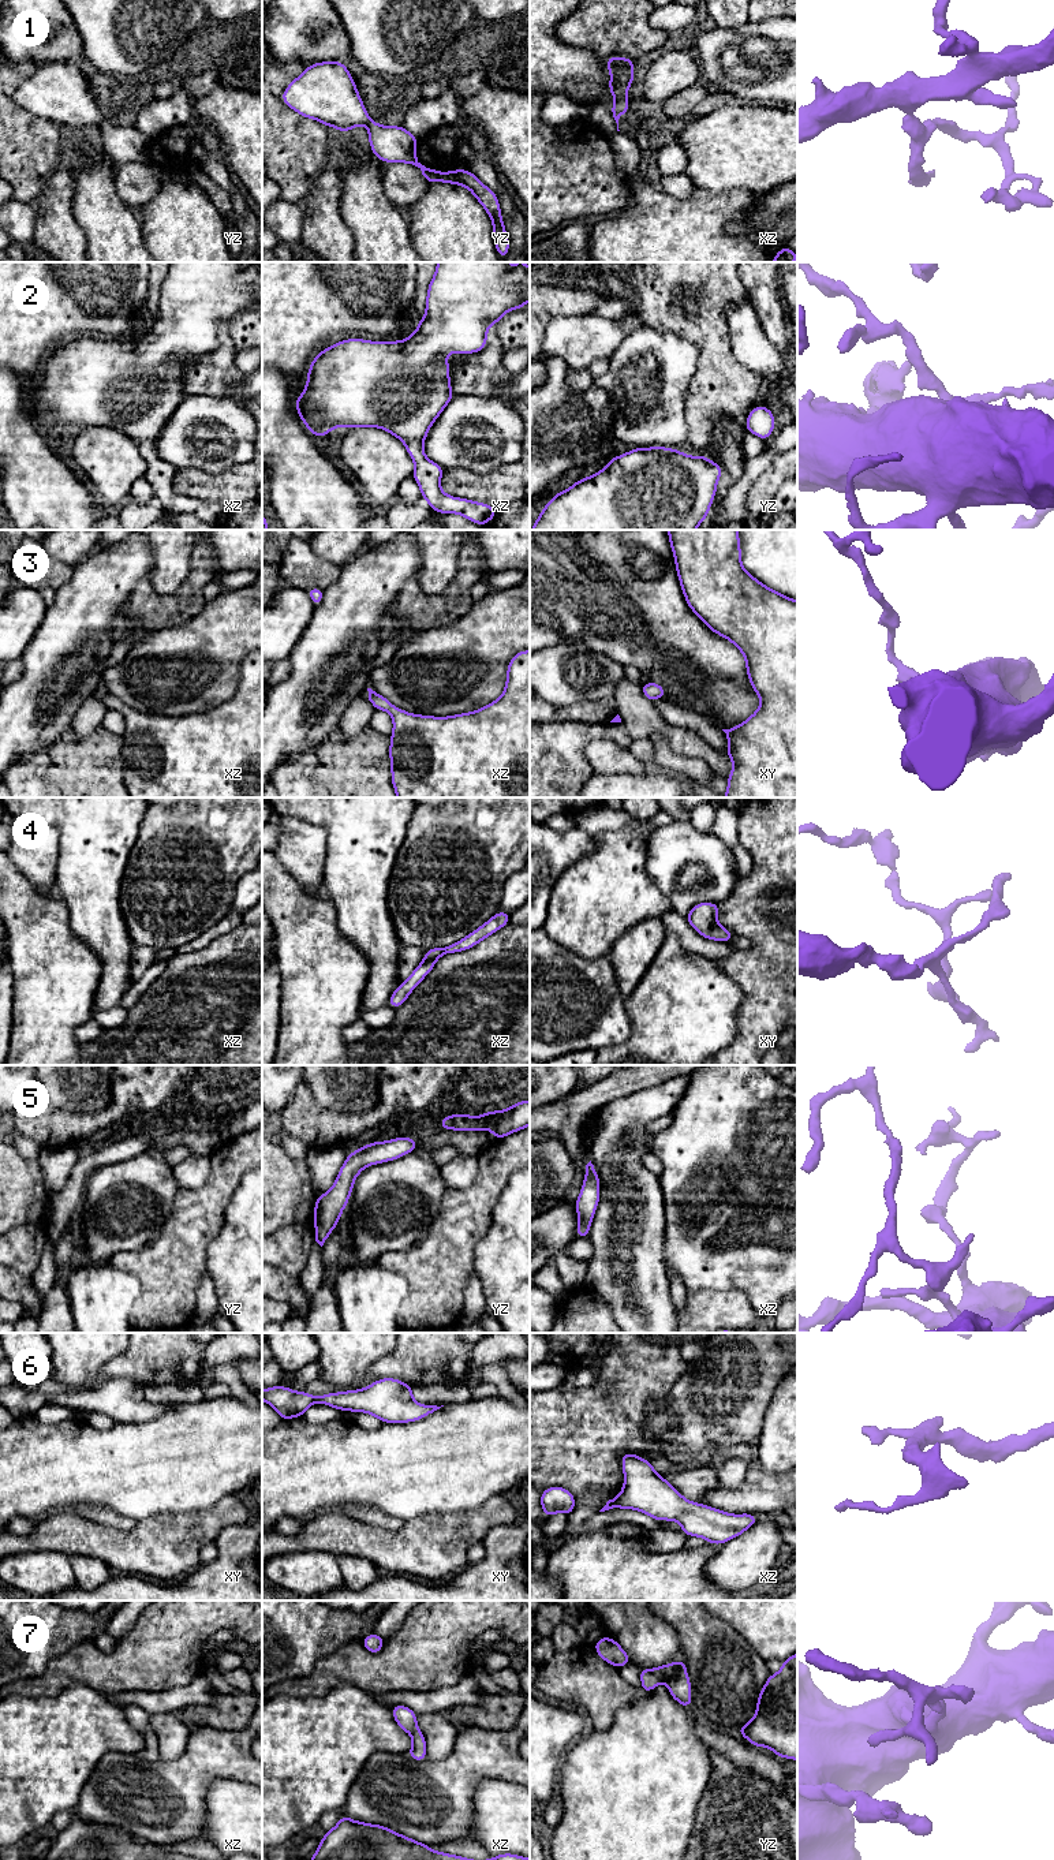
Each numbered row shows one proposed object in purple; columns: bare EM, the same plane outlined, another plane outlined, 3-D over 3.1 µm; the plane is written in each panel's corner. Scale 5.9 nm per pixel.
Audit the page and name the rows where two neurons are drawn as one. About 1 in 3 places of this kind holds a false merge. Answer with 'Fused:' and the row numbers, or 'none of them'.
Fused: none of them

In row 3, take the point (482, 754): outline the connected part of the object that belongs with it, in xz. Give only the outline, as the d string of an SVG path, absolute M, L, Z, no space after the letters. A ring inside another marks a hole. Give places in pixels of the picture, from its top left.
M530 650L515 654L508 664L504 694L472 713L449 717L411 714L371 688L367 691L370 703L393 718L389 758L397 798L530 798Z

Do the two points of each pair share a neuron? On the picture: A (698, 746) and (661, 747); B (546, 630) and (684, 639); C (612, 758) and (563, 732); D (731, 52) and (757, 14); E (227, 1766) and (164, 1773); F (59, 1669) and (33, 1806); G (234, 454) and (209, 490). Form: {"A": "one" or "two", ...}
{"A": "two", "B": "one", "C": "two", "D": "two", "E": "one", "F": "two", "G": "two"}

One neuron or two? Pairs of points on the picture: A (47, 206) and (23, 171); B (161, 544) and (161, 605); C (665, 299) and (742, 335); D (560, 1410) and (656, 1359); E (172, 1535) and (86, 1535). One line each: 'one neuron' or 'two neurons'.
A: two neurons
B: two neurons
C: two neurons
D: one neuron
E: one neuron

